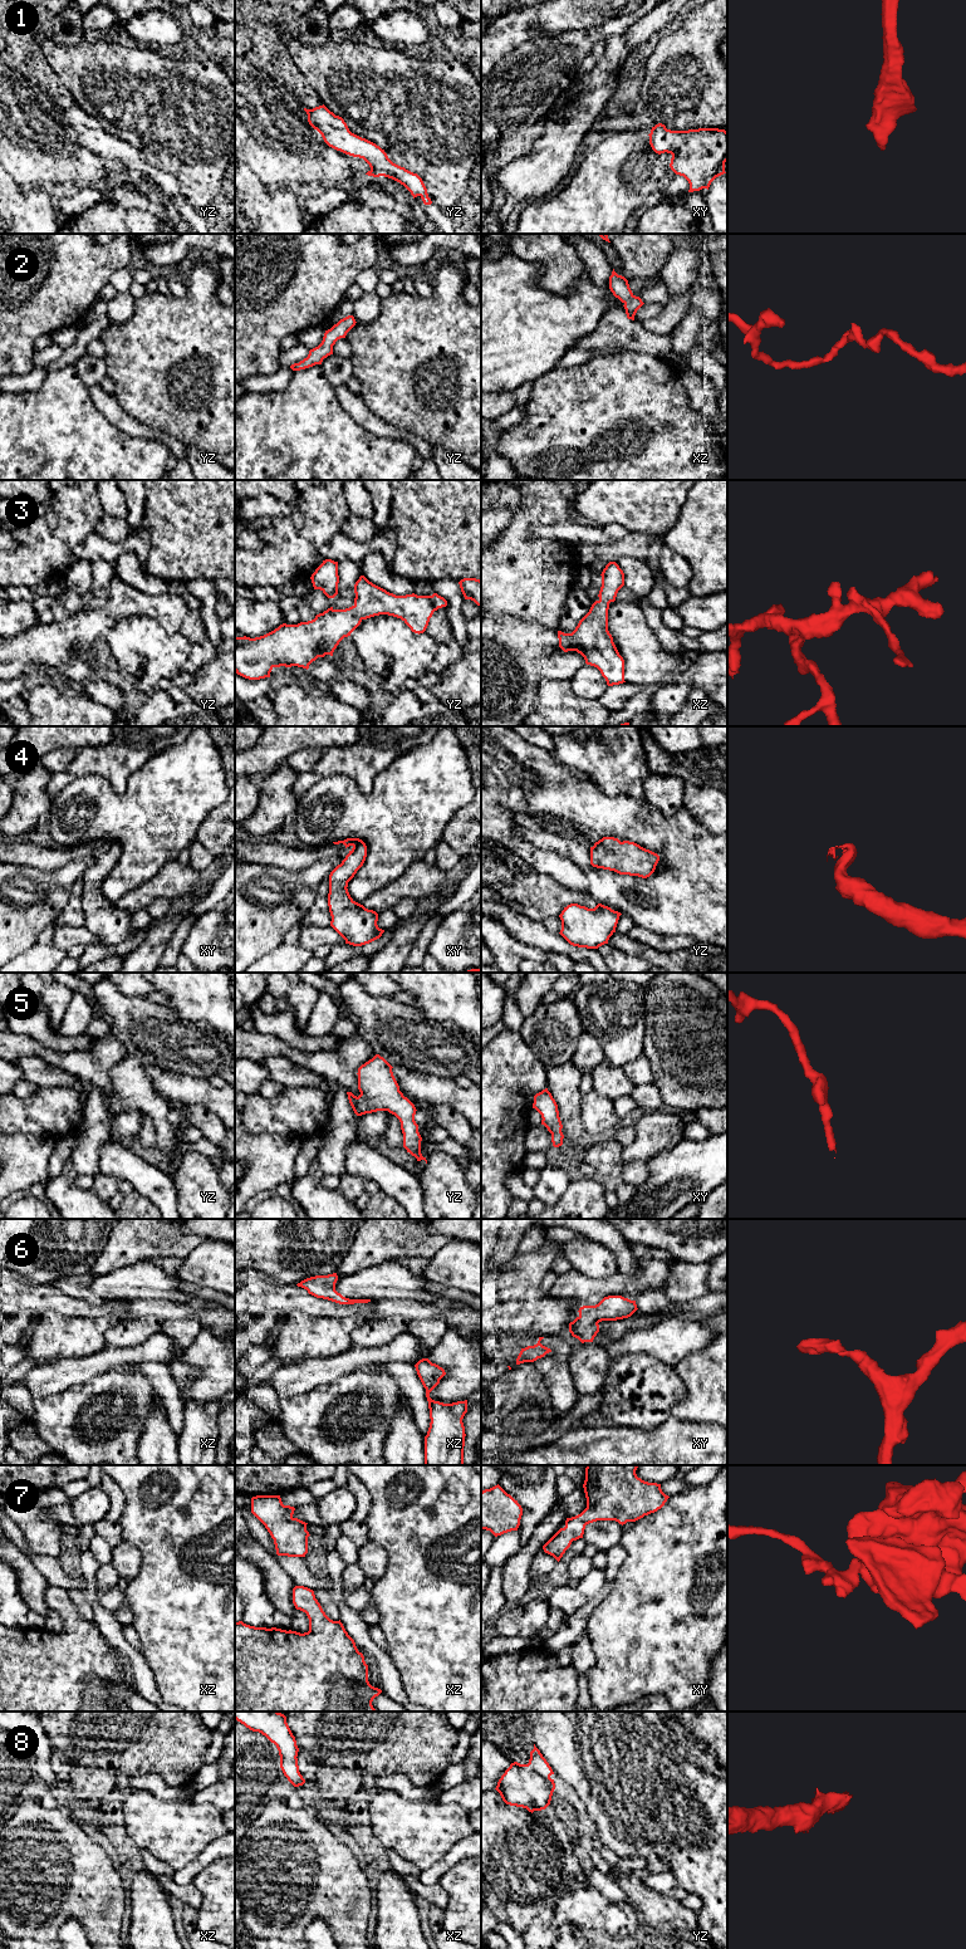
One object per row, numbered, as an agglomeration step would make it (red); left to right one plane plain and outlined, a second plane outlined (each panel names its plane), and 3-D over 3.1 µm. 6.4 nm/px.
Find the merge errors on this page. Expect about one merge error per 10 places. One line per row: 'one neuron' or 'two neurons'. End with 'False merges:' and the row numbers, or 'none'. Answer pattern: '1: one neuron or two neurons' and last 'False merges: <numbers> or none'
1: one neuron
2: one neuron
3: one neuron
4: one neuron
5: one neuron
6: one neuron
7: one neuron
8: one neuron
False merges: none

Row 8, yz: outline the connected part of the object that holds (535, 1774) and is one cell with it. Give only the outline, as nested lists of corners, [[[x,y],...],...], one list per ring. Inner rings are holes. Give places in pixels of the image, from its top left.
[[[534,1744],[529,1763],[511,1763],[495,1789],[506,1804],[526,1808],[533,1813],[550,1804],[555,1789],[551,1774],[551,1767]]]

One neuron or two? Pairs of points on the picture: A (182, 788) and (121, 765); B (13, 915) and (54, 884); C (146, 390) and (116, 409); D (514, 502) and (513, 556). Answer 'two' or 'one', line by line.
A: two
B: one
C: two
D: two

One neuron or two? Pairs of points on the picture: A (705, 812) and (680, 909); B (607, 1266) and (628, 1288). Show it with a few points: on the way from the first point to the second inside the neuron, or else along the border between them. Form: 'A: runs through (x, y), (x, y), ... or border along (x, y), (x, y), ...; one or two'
A: border along (685, 807), (714, 835); two
B: border along (618, 1271), (607, 1277), (586, 1277); two

